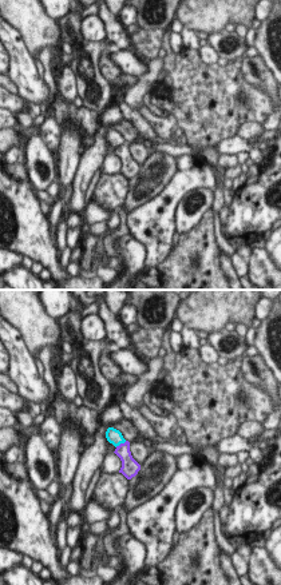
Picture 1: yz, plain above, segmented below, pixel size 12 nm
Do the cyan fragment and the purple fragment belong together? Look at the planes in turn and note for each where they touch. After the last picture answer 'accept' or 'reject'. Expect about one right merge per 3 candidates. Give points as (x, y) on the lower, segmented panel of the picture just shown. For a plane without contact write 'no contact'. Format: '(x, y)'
(121, 442)

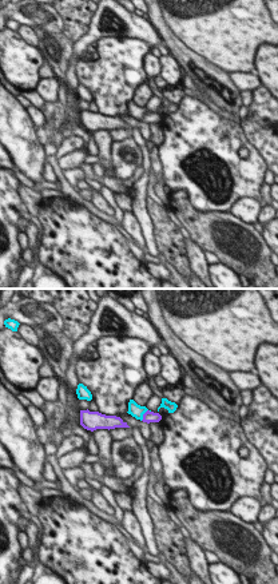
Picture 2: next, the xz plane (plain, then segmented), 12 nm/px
(143, 413)

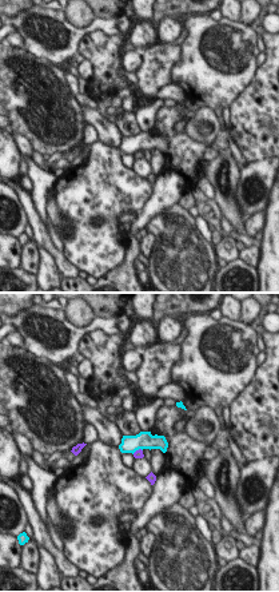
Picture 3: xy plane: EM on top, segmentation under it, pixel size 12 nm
(136, 449)

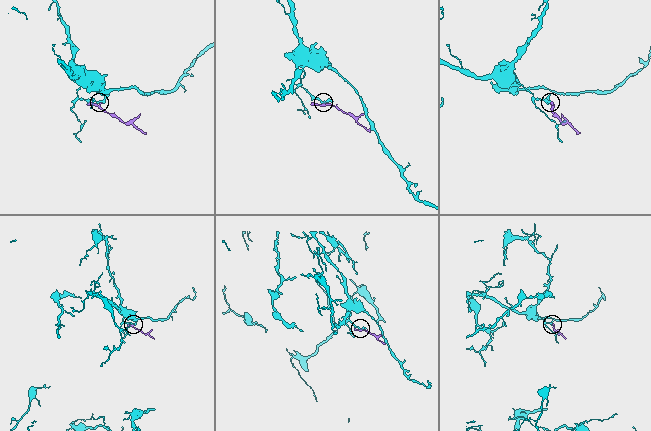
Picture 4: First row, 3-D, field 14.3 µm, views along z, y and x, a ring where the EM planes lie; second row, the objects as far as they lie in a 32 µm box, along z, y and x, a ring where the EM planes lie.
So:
reject

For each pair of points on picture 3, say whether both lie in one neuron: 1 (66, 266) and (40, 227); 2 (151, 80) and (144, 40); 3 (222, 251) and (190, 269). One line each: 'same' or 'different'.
1: same
2: different
3: different

